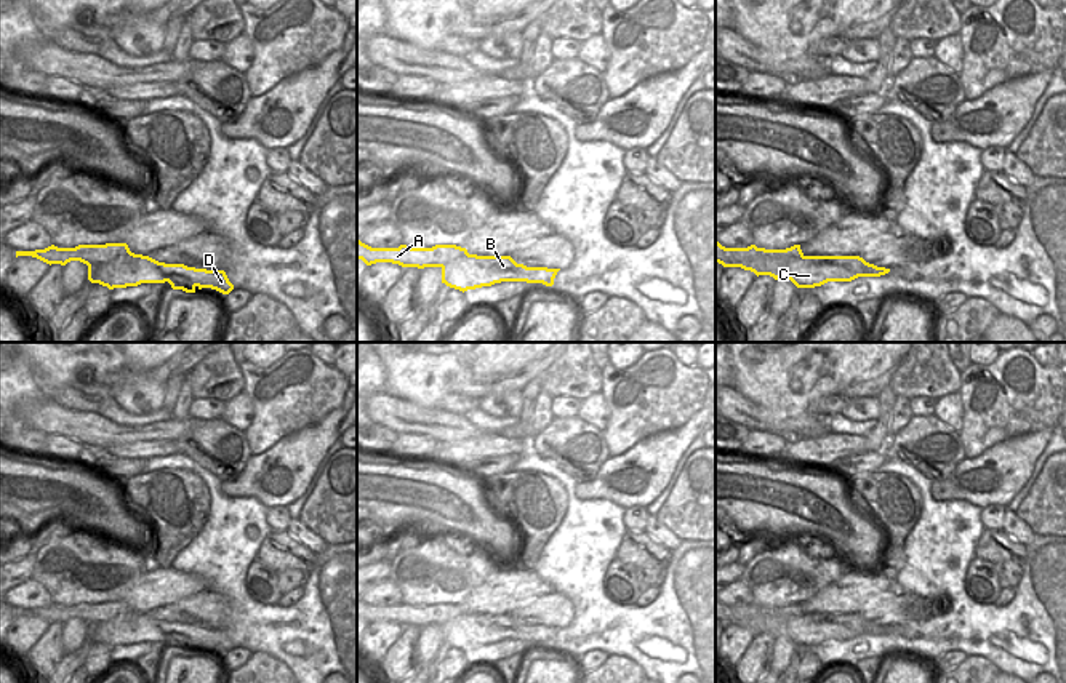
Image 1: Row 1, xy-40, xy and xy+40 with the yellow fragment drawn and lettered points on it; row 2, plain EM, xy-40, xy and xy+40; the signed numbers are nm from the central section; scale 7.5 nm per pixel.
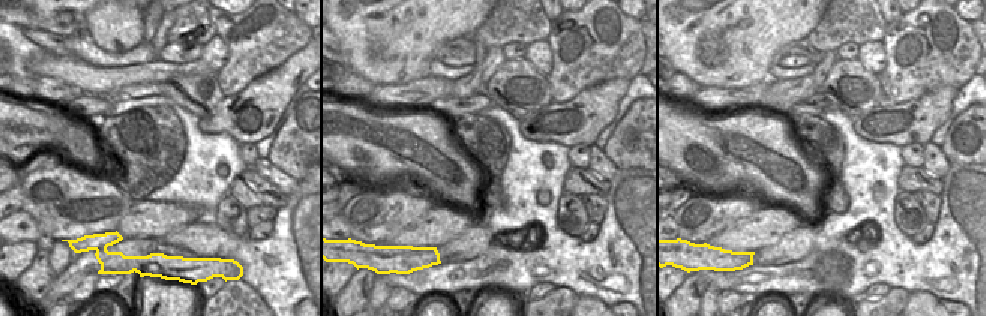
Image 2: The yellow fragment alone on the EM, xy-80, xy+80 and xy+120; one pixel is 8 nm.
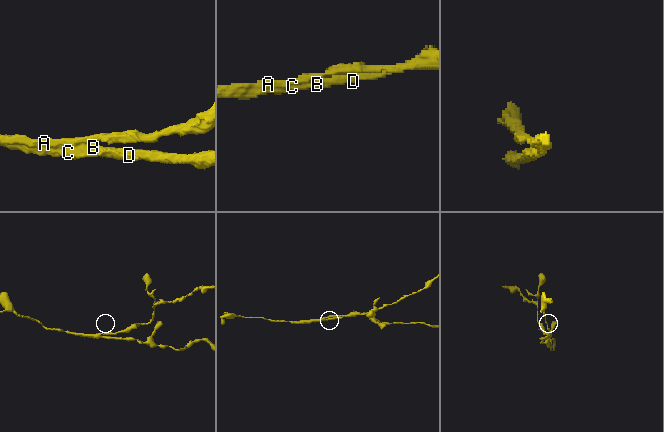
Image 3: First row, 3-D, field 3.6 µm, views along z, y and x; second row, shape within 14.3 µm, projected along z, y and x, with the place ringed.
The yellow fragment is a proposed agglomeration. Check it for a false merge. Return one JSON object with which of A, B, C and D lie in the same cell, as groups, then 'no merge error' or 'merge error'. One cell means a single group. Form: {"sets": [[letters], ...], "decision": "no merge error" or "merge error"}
{"sets": [["A"], ["B", "C", "D"]], "decision": "merge error"}

